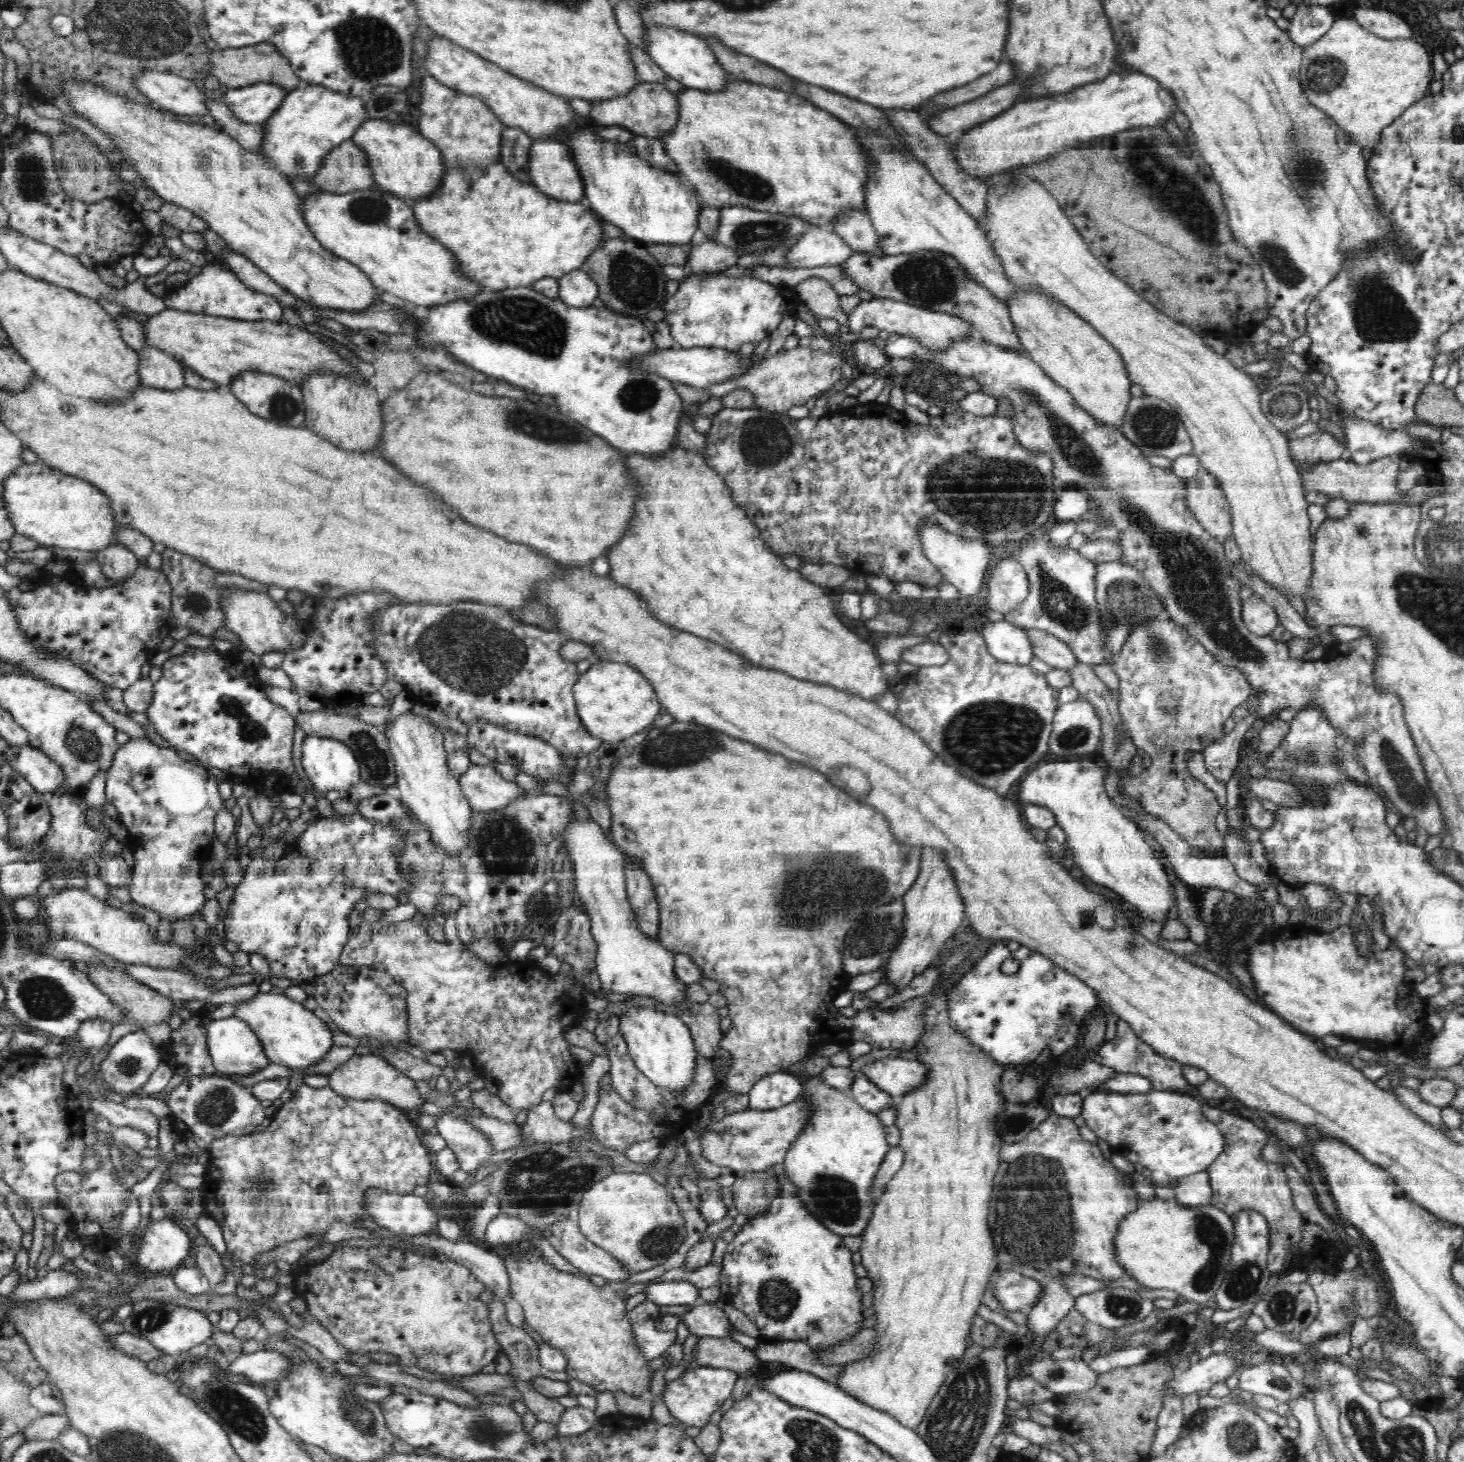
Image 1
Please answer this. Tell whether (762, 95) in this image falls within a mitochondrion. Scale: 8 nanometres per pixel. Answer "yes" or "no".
no

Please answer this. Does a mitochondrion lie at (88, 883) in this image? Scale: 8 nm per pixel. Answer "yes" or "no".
no

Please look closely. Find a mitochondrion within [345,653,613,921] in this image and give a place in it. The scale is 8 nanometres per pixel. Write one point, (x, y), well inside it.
(503, 845)

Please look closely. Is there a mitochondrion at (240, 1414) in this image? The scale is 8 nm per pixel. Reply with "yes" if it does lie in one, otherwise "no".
yes

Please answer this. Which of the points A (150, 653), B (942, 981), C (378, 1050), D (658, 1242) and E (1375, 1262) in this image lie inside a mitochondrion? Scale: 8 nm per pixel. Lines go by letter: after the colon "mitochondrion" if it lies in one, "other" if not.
A: other
B: other
C: other
D: mitochondrion
E: other

